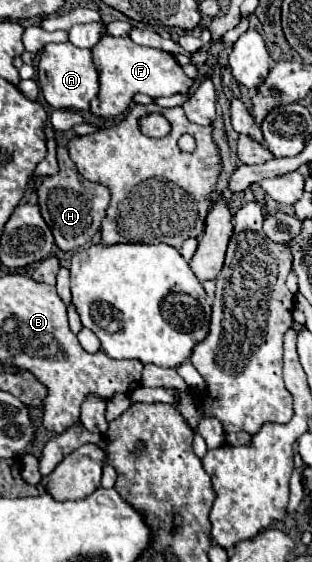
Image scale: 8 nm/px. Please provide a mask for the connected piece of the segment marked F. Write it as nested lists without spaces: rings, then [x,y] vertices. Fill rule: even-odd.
[[[106,35],[94,51],[96,69],[100,69],[100,93],[98,99],[92,101],[92,113],[102,119],[114,119],[122,111],[128,109],[134,93],[146,93],[150,97],[166,97],[176,93],[188,93],[192,87],[192,79],[188,79],[176,59],[160,49],[150,49],[136,45],[130,37],[112,37]]]

